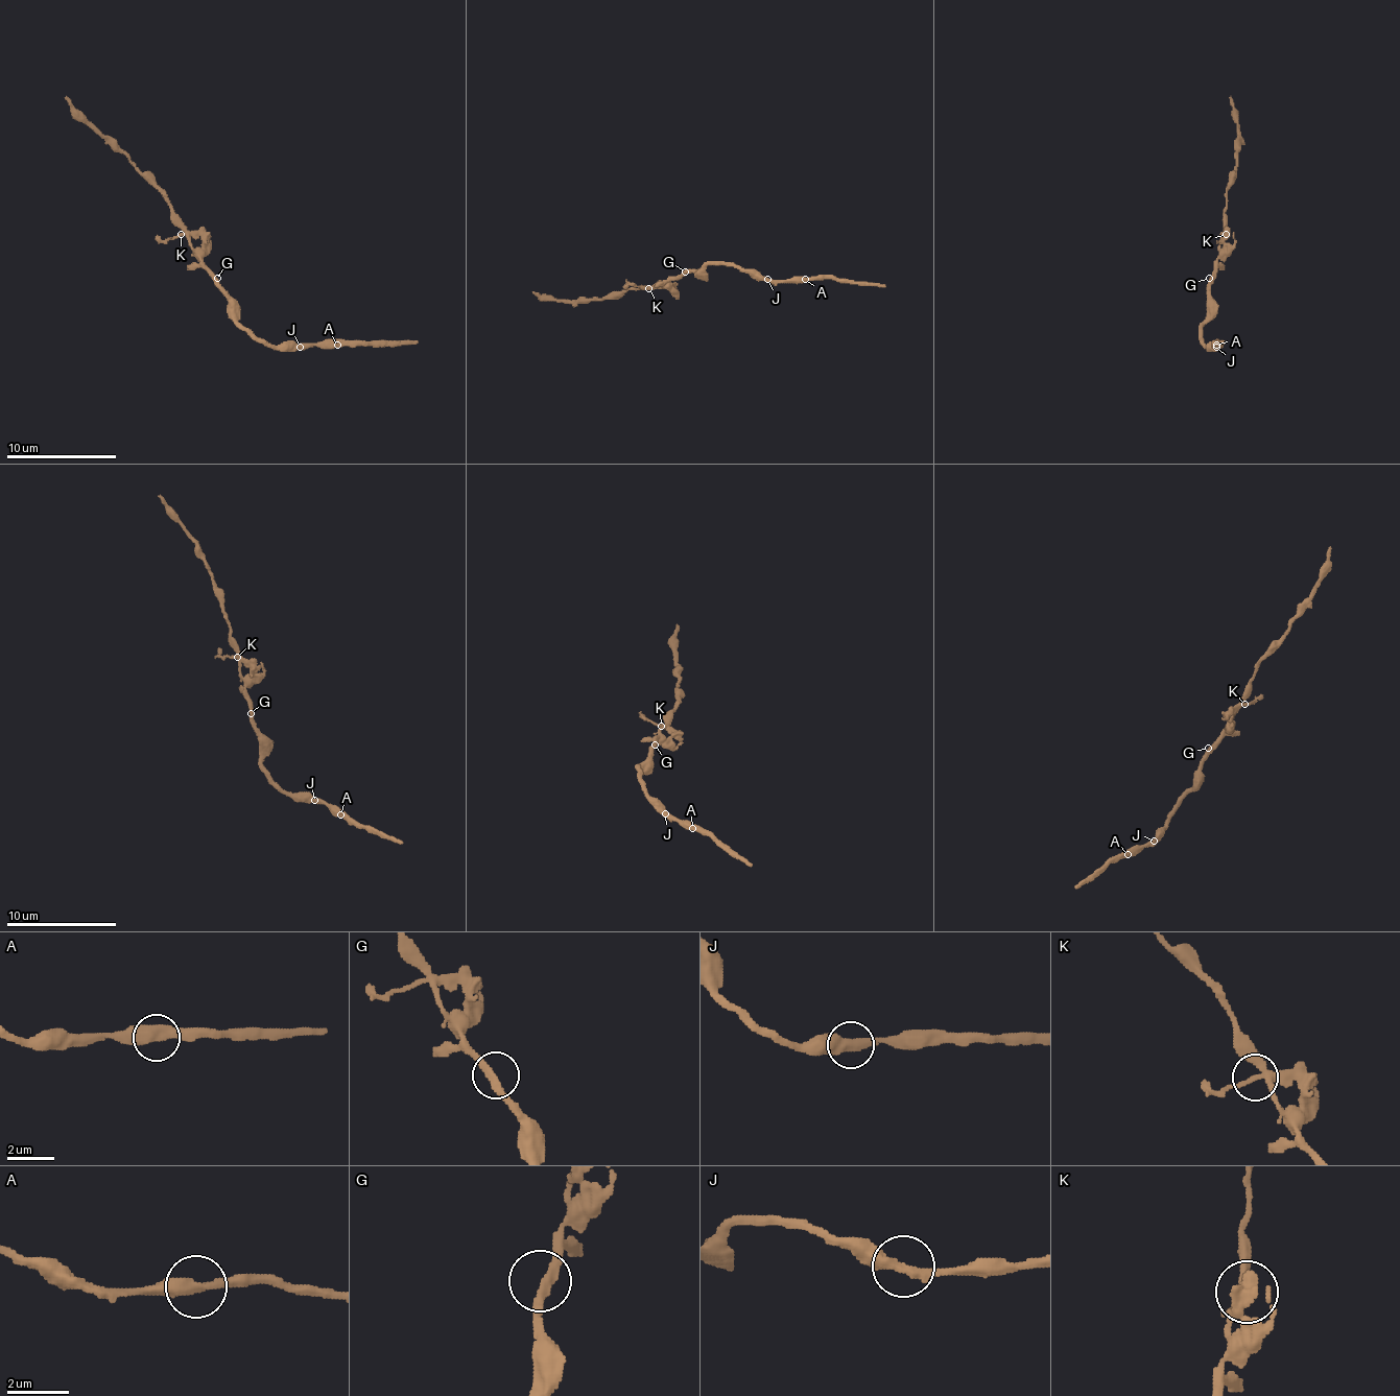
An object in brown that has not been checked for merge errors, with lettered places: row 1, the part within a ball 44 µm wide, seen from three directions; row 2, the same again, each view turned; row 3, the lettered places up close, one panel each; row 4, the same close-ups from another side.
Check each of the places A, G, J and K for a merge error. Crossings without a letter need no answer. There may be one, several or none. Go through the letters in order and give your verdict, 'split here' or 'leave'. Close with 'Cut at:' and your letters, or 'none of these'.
A: leave
G: leave
J: leave
K: leave
Cut at: none of these

